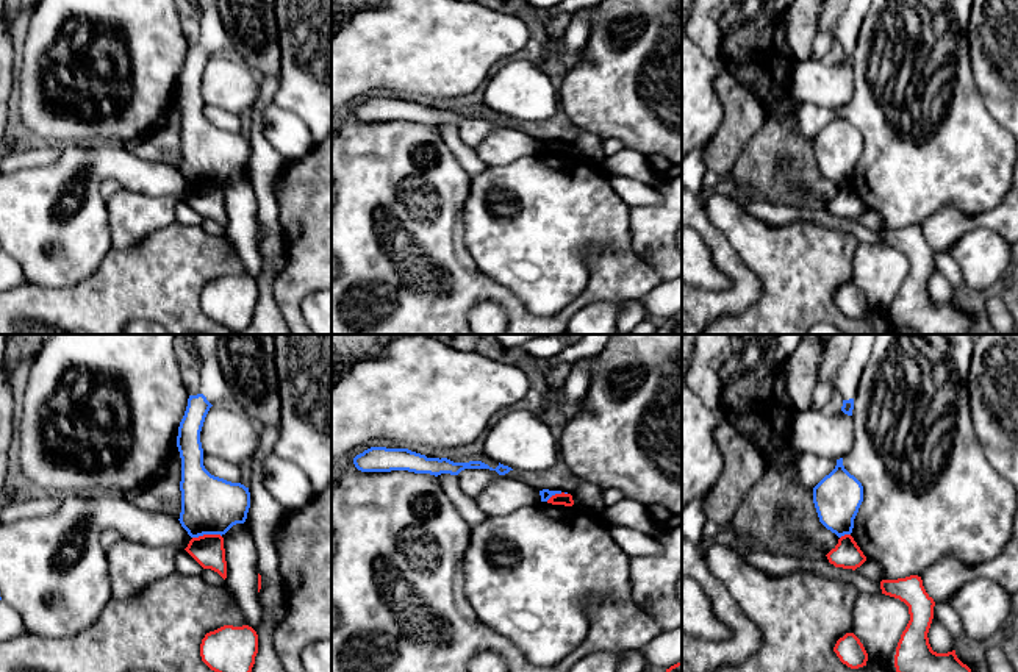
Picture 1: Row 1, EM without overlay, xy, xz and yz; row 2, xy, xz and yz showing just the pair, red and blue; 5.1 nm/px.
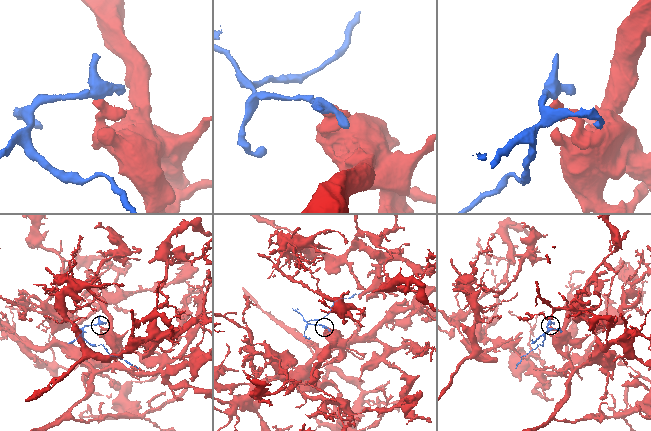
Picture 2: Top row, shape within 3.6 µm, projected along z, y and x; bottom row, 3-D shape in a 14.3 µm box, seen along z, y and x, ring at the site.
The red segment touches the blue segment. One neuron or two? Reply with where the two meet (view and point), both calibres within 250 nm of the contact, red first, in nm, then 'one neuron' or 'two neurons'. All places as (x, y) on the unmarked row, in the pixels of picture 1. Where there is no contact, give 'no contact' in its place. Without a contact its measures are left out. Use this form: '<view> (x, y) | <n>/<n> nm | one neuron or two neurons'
xy (207, 185) | 160/300 nm | two neurons

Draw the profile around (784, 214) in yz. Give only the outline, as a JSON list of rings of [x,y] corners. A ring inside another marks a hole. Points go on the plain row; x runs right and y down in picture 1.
[[[744,192],[741,206],[754,217],[772,227],[787,227],[790,223],[812,223],[830,230],[840,230],[854,234],[860,244],[882,244],[880,231],[869,230],[852,219],[835,217],[826,205],[819,209],[794,203],[769,203],[762,197]]]

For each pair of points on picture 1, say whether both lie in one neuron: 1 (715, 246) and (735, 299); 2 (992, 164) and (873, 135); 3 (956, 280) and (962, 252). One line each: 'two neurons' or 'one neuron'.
1: one neuron
2: one neuron
3: two neurons

